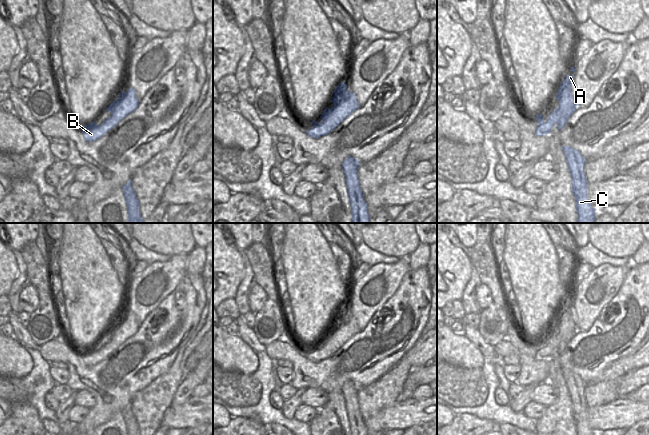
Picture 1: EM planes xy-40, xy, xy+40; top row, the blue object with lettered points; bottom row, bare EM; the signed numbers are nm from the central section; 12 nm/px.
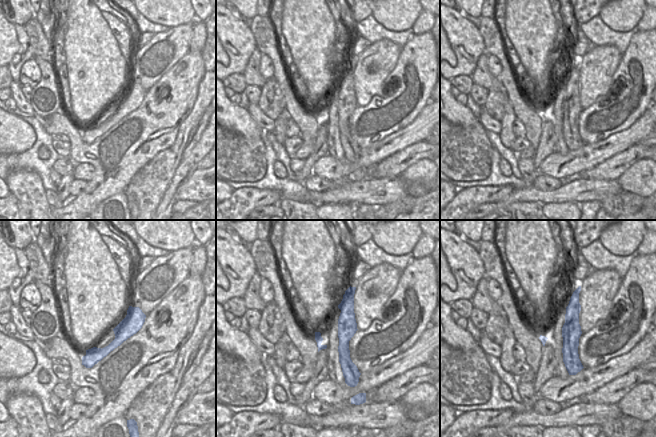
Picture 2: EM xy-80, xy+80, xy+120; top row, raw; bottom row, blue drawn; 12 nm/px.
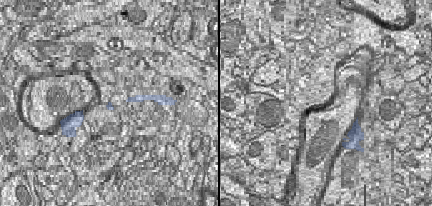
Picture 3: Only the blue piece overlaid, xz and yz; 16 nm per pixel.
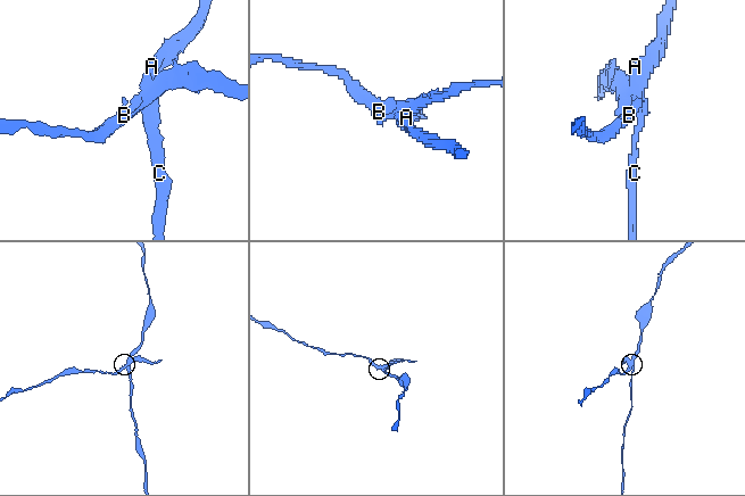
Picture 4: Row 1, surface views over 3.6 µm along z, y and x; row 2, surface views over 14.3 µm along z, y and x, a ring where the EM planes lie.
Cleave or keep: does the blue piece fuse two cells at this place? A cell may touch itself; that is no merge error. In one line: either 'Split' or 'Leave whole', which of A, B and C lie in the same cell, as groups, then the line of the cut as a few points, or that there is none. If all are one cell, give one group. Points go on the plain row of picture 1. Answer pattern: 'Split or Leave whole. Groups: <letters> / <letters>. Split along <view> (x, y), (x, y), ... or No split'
Split. Groups: A C / B. Split along xy (349, 317), (346, 323), (334, 330)

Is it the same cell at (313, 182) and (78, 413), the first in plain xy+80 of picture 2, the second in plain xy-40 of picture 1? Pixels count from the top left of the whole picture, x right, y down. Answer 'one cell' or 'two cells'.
one cell

